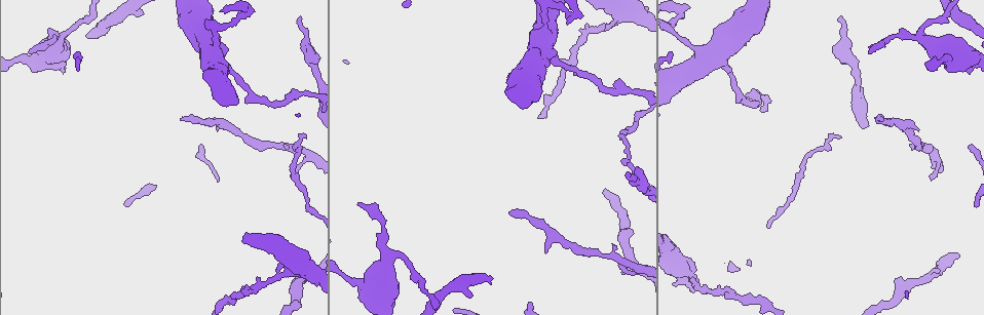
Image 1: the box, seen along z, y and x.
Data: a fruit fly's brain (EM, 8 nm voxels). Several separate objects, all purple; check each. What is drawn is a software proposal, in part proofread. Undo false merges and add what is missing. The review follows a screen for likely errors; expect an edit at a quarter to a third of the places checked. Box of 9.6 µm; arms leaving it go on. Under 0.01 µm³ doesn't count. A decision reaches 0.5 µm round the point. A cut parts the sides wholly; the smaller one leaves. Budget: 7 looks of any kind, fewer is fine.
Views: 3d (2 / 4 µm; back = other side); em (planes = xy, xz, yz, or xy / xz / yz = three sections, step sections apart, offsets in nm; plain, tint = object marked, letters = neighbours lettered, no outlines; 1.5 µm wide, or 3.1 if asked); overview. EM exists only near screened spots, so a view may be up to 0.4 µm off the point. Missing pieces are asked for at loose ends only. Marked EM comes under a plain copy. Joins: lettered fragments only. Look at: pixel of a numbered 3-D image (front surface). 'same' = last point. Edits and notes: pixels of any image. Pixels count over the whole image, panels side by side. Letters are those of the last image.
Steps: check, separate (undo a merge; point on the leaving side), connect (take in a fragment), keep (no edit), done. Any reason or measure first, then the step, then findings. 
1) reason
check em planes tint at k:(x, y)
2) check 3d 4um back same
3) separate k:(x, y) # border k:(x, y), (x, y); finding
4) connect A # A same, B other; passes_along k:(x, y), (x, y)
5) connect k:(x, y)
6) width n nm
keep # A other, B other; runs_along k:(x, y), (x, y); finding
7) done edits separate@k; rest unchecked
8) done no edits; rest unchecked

check 3d 2um at 1:(626, 174)

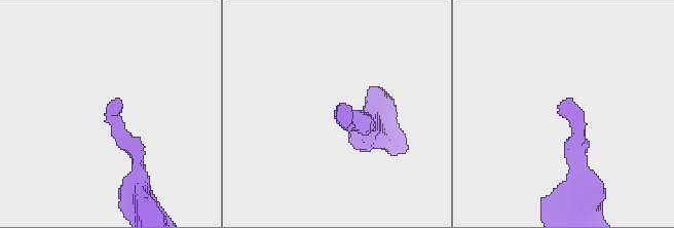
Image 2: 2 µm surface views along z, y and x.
check em planes letters at 2:(339, 107)

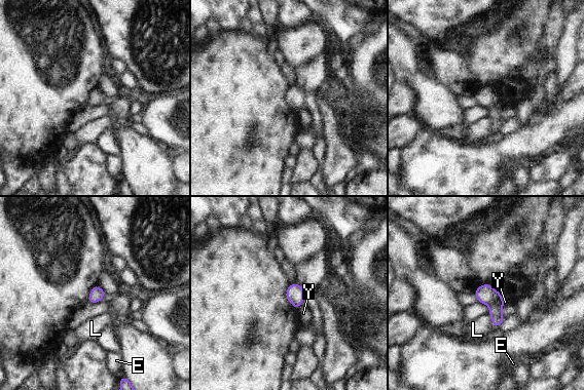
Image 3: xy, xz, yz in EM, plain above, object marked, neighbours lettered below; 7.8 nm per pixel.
longest_contact L 130 nm
keep # E other, L other, Y other; border 3:(302, 303), (296, 309); no lettered fragment goes on from it

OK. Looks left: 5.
four or more arms meet
check em yz step 8 letters at 1:(723, 61)

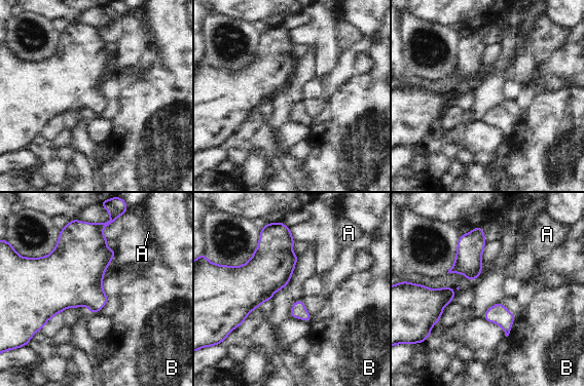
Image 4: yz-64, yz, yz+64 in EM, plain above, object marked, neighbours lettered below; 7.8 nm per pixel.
another direction
check em planes letters same

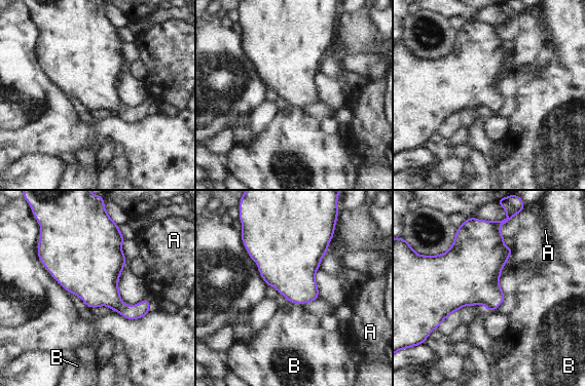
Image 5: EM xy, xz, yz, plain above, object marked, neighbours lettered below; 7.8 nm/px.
keep # A other, B other; border 5:(288, 301), (304, 304); all the same neuron

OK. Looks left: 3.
sharp bend
check em planes letters at 1:(680, 11)

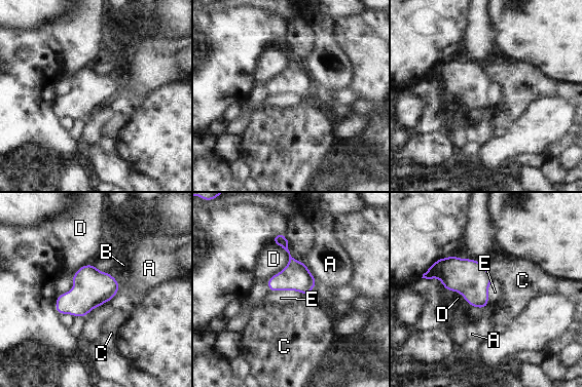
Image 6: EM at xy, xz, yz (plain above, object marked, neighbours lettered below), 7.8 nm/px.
keep # A other, B other, C other, D other, E other; border 6:(270, 291), (295, 289), (302, 294); one neuron here

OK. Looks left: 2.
done no edits; rest unchecked

